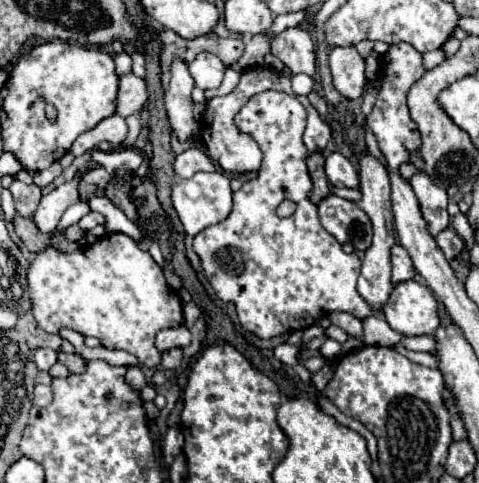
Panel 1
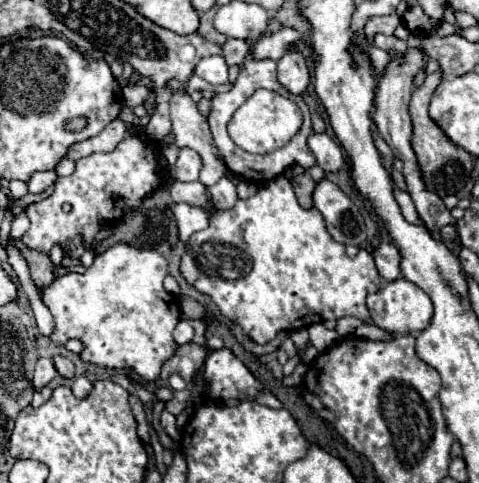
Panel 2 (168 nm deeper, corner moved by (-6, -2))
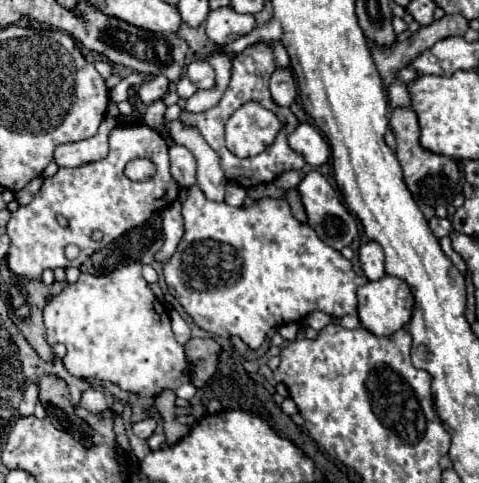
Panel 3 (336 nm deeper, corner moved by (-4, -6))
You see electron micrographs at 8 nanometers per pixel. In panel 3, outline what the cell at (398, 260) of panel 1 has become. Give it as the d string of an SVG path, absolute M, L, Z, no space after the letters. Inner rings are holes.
M368 242L360 248L360 262L368 280L380 280L382 276L386 276L384 252L376 242Z

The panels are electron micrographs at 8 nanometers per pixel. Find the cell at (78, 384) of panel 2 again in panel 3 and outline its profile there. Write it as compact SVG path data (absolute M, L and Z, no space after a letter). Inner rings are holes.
M88 388L82 392L82 398L80 398L80 406L90 410L90 412L102 412L108 408L108 402L104 398L104 394L96 388Z

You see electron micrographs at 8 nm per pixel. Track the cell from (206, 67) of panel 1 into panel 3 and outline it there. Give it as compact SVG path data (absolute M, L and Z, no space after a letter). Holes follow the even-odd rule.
M198 60L198 62L192 62L186 70L186 78L196 86L196 88L202 88L202 90L210 90L216 86L216 74L214 74L214 68L204 62L204 60Z

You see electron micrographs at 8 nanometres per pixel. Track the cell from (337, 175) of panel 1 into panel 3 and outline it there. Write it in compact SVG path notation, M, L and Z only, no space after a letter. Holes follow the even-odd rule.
M300 124L288 136L288 144L296 154L304 156L304 160L314 168L320 168L330 158L330 148L328 148L324 136L312 124Z

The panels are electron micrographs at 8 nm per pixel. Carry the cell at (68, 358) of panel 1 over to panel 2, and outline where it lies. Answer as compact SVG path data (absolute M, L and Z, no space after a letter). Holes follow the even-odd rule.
M54 356L52 362L54 362L54 368L58 370L58 374L60 374L62 378L74 378L74 364L72 364L68 358L64 358L64 356Z

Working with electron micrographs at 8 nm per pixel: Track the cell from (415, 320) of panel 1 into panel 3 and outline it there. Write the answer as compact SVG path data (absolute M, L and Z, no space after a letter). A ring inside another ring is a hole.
M384 276L376 282L368 282L358 288L358 316L366 330L376 336L392 336L410 322L410 312L414 312L414 296L408 284L394 276Z

